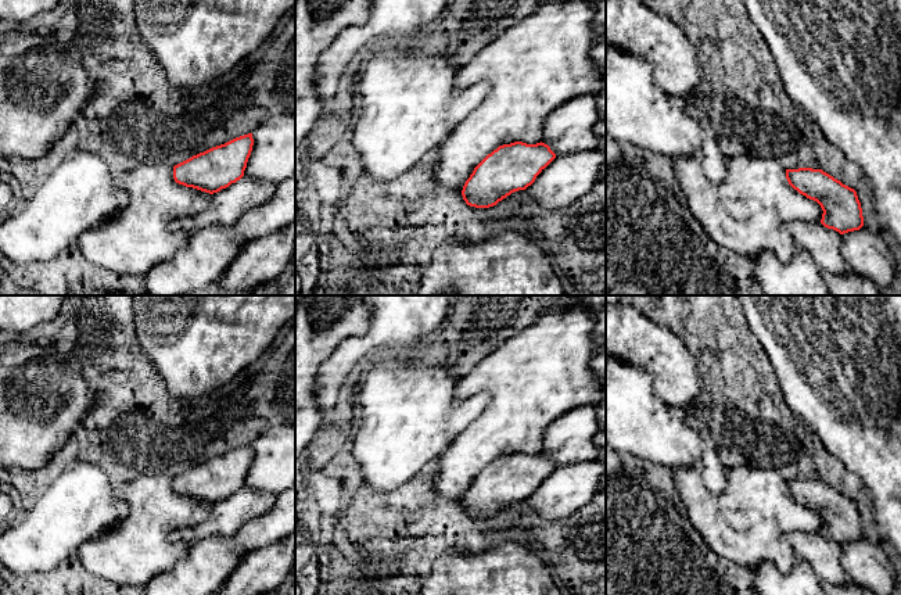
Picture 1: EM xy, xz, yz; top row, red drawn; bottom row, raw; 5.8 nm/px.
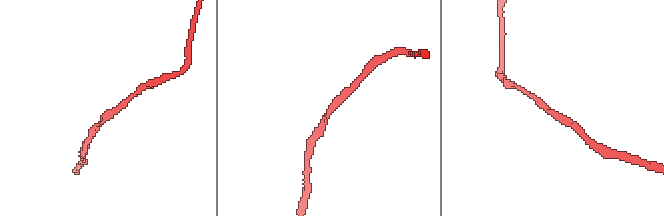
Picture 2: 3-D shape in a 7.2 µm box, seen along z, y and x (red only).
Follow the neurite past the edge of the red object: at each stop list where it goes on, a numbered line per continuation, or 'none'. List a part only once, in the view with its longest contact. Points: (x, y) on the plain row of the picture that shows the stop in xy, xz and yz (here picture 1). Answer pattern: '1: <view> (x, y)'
none

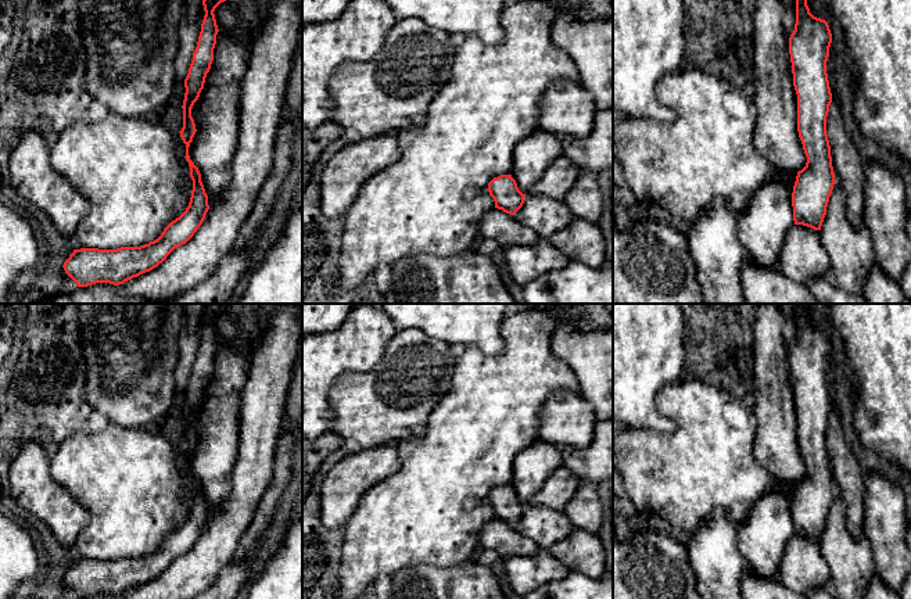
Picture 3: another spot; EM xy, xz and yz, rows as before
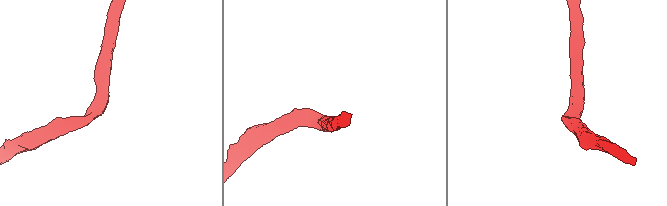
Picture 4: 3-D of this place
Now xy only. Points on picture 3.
none

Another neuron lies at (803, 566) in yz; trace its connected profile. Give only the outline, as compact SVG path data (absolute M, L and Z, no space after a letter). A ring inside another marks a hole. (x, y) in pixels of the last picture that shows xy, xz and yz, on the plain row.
M793 535L785 549L778 578L793 592L806 595L814 587L831 582L829 567L819 541Z

